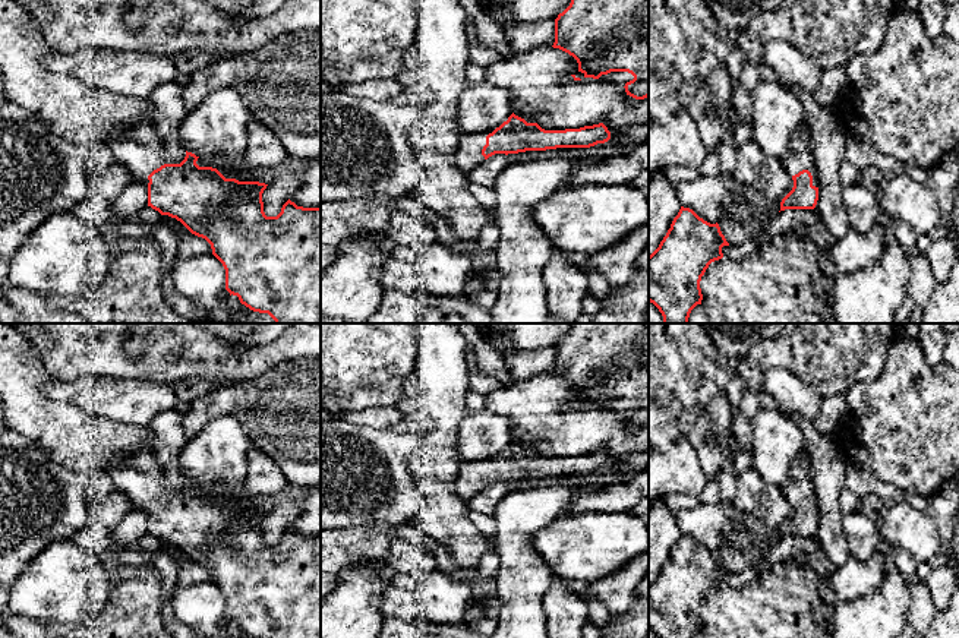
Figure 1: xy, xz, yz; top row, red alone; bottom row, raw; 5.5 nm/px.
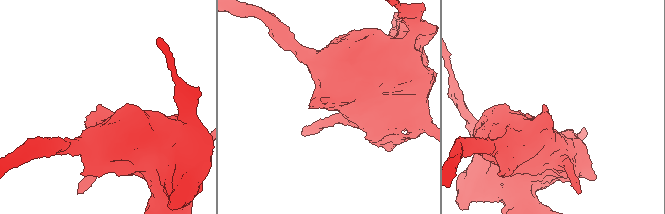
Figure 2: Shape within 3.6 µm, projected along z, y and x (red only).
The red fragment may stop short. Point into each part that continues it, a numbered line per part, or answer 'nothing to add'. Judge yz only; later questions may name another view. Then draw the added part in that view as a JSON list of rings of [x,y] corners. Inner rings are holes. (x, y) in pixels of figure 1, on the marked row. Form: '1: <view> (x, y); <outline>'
1: yz (800, 158); [[[799,126],[792,133],[789,140],[789,157],[783,160],[783,165],[791,176],[795,176],[802,170],[808,170],[813,176],[813,186],[818,186],[816,162],[808,145],[805,127]]]

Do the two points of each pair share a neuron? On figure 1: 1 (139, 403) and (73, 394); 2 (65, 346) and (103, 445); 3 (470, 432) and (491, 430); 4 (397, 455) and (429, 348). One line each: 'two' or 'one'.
1: one
2: two
3: one
4: two

